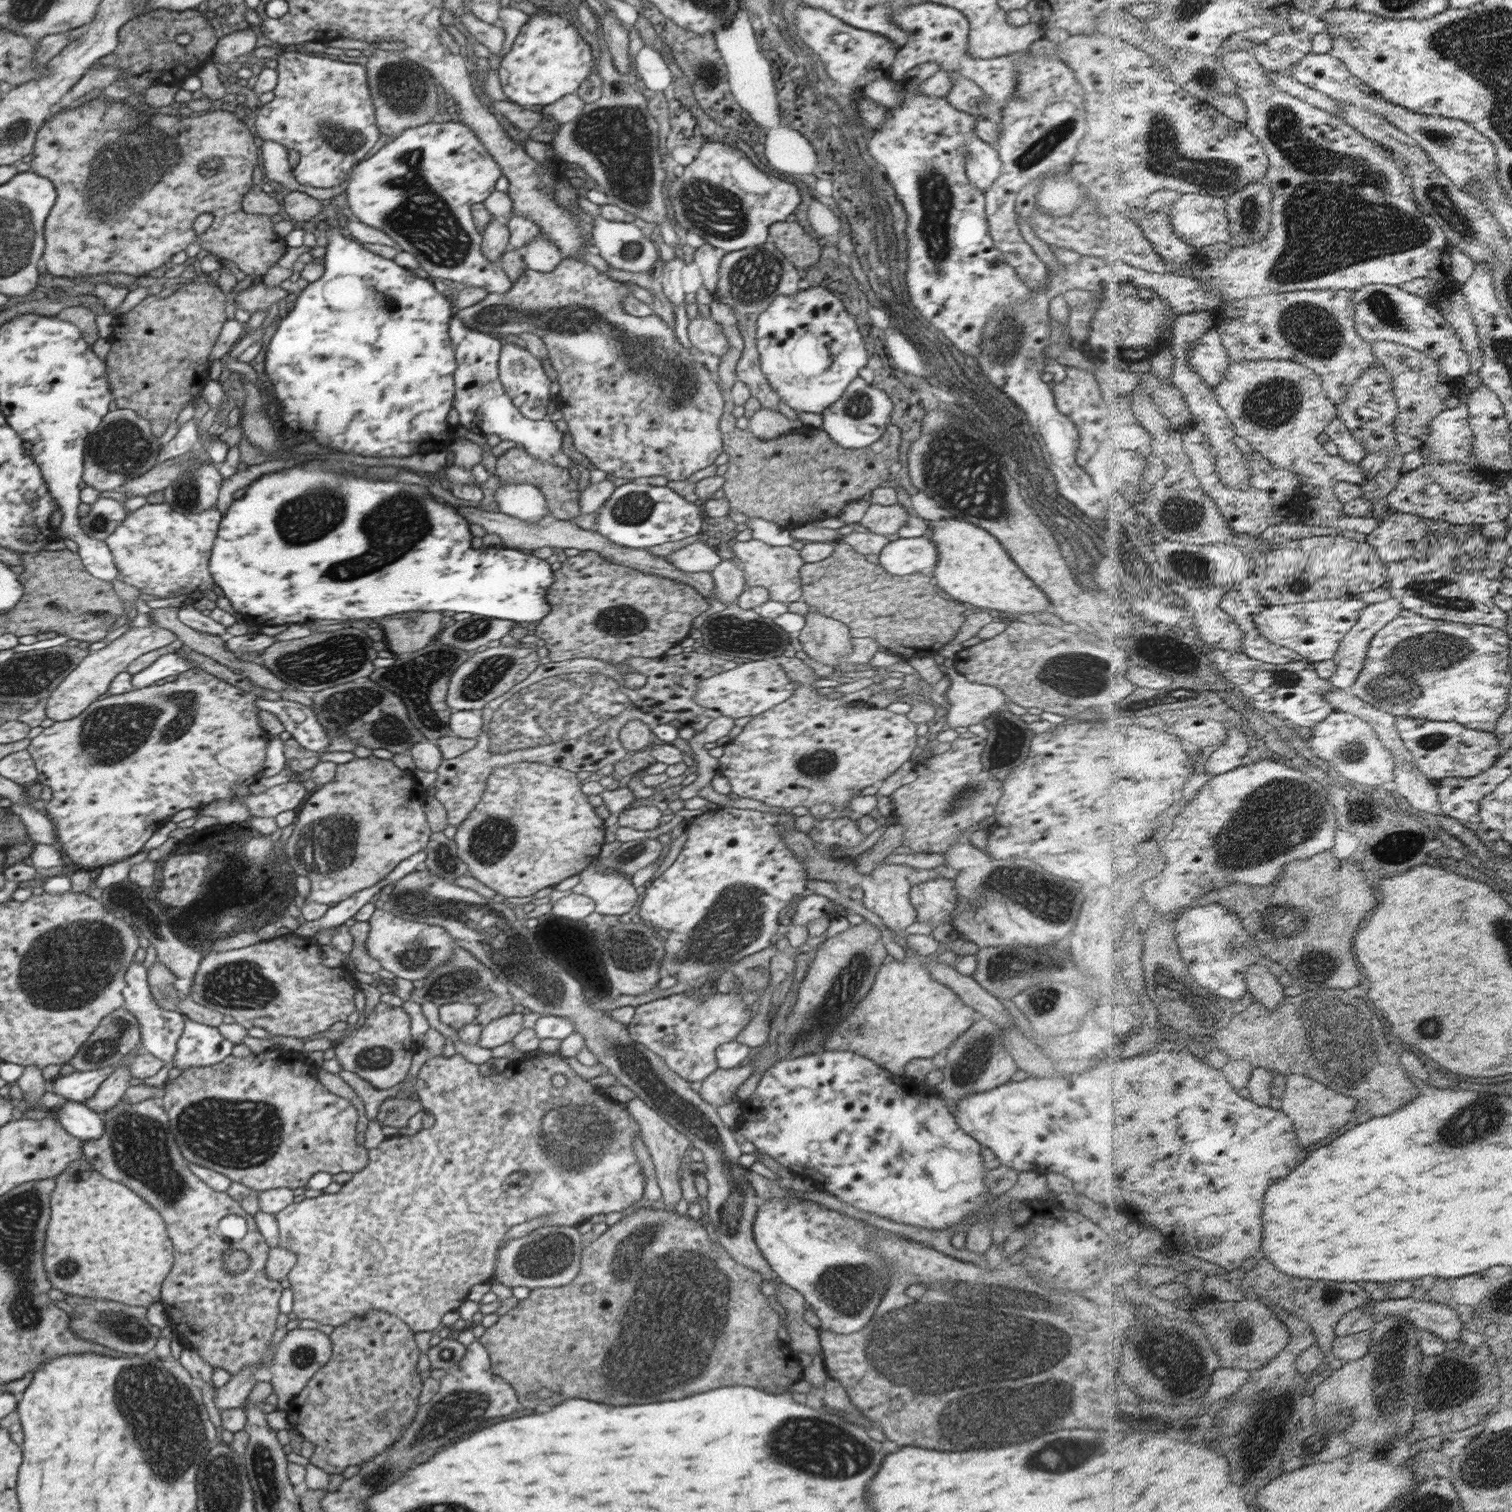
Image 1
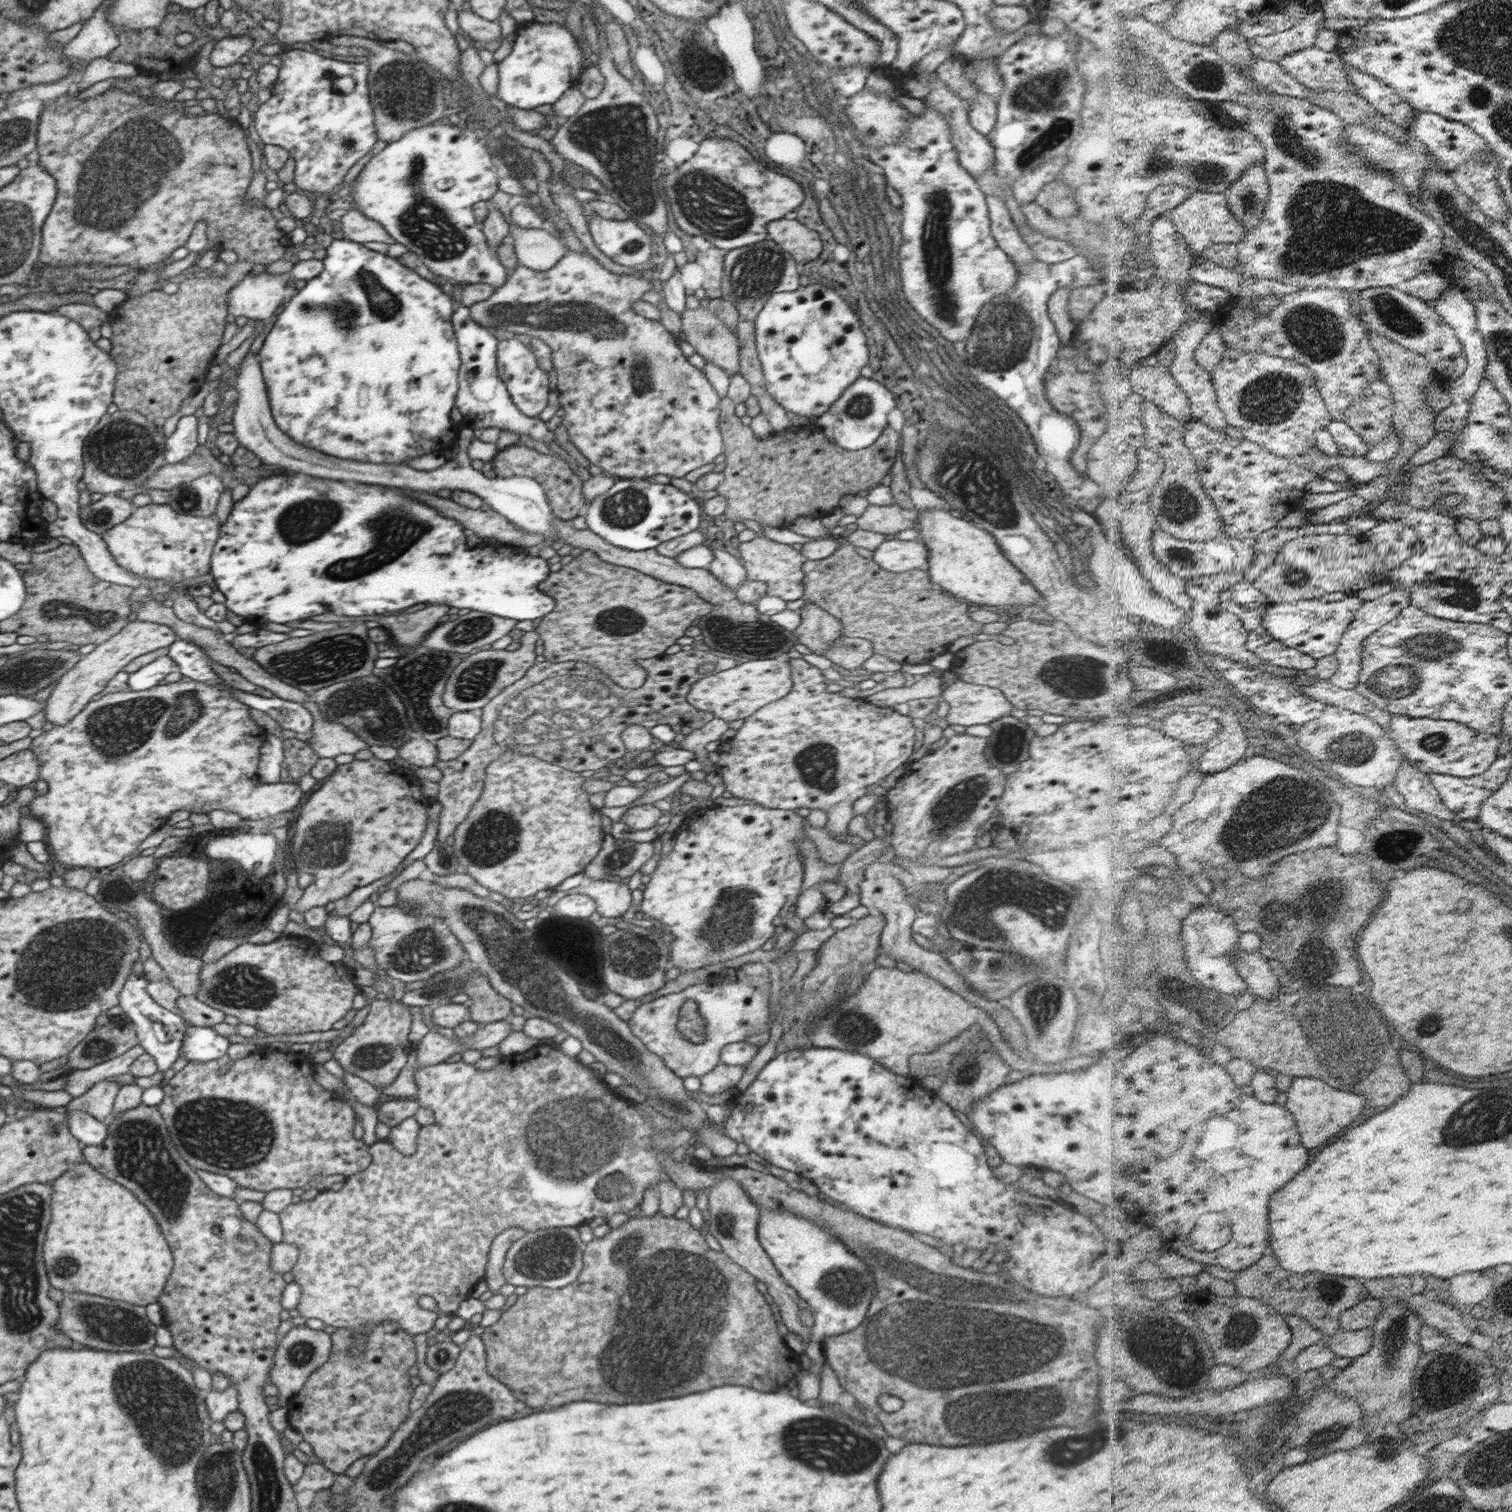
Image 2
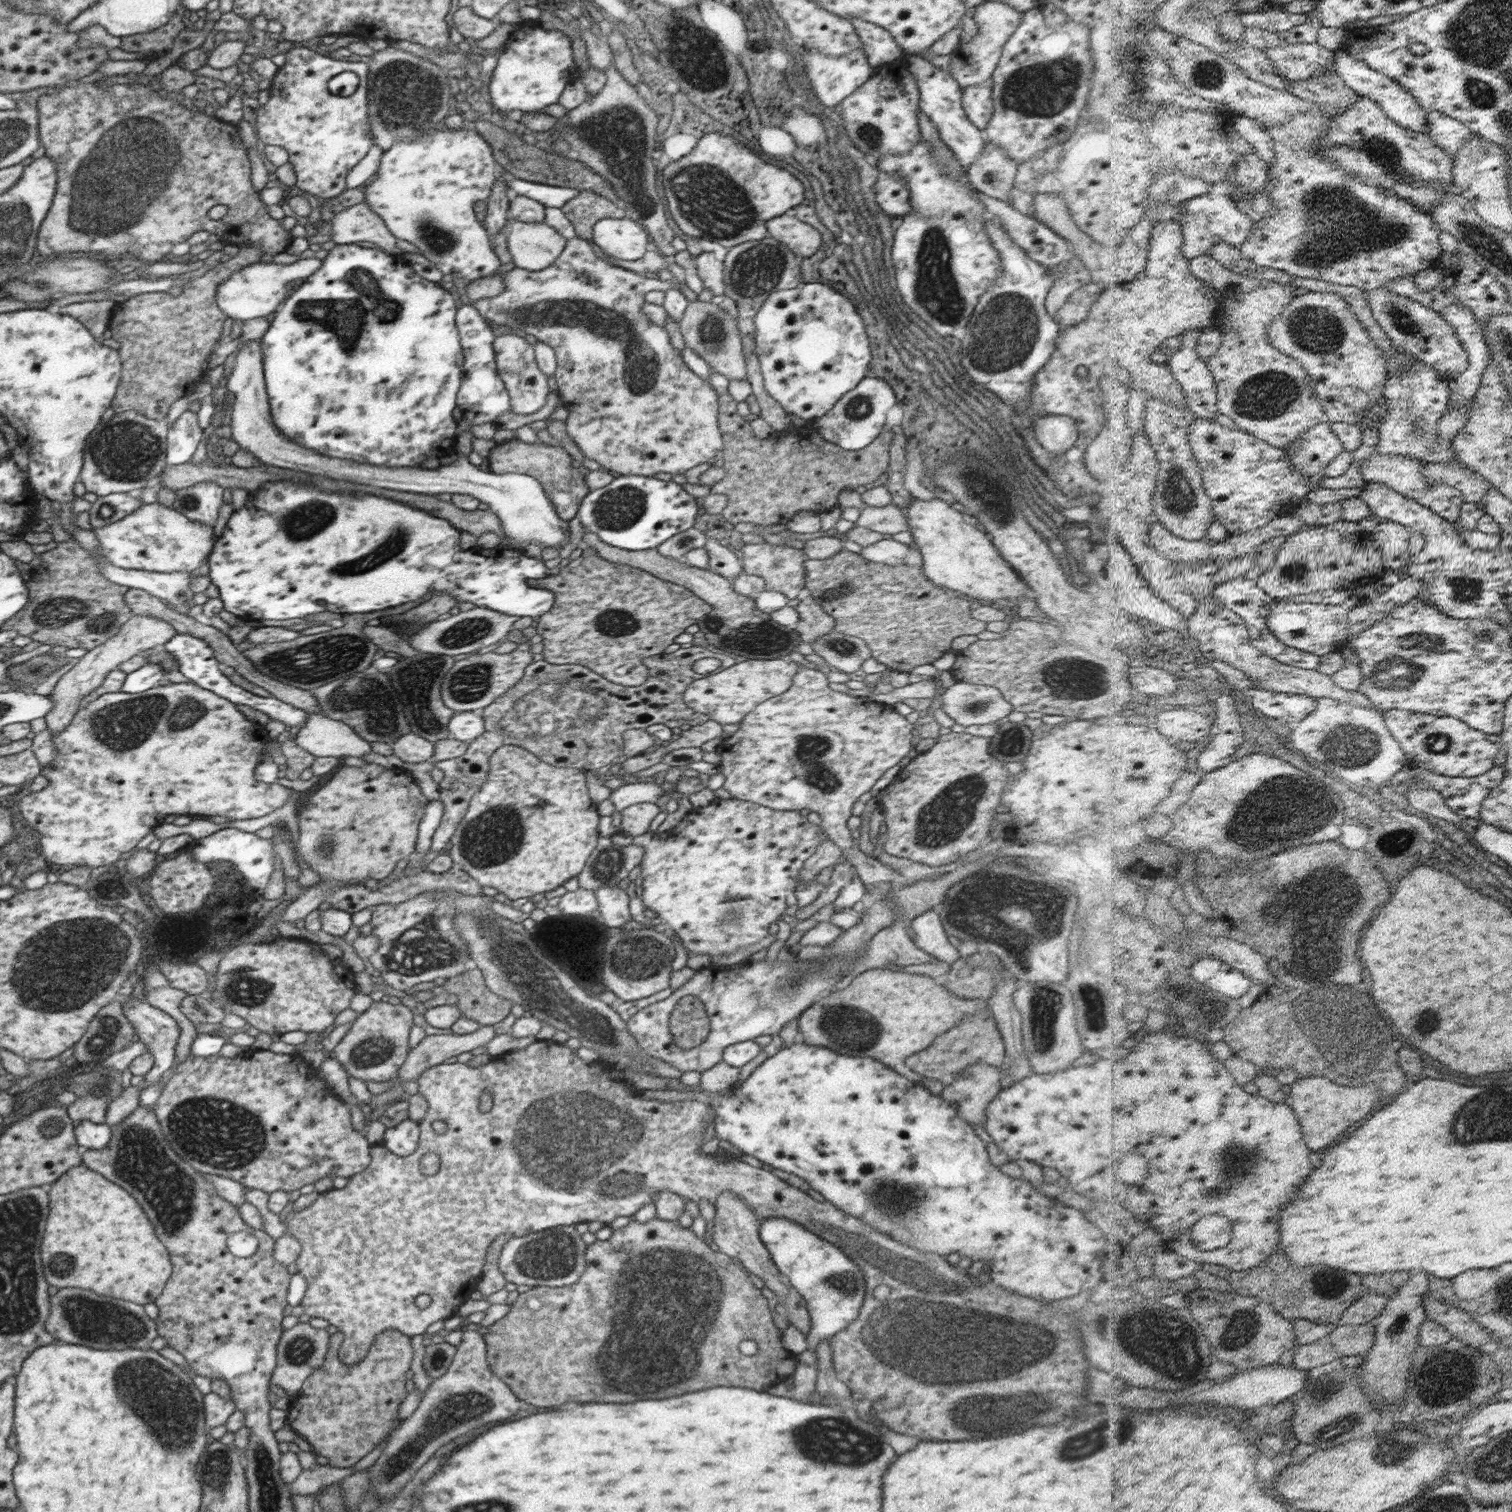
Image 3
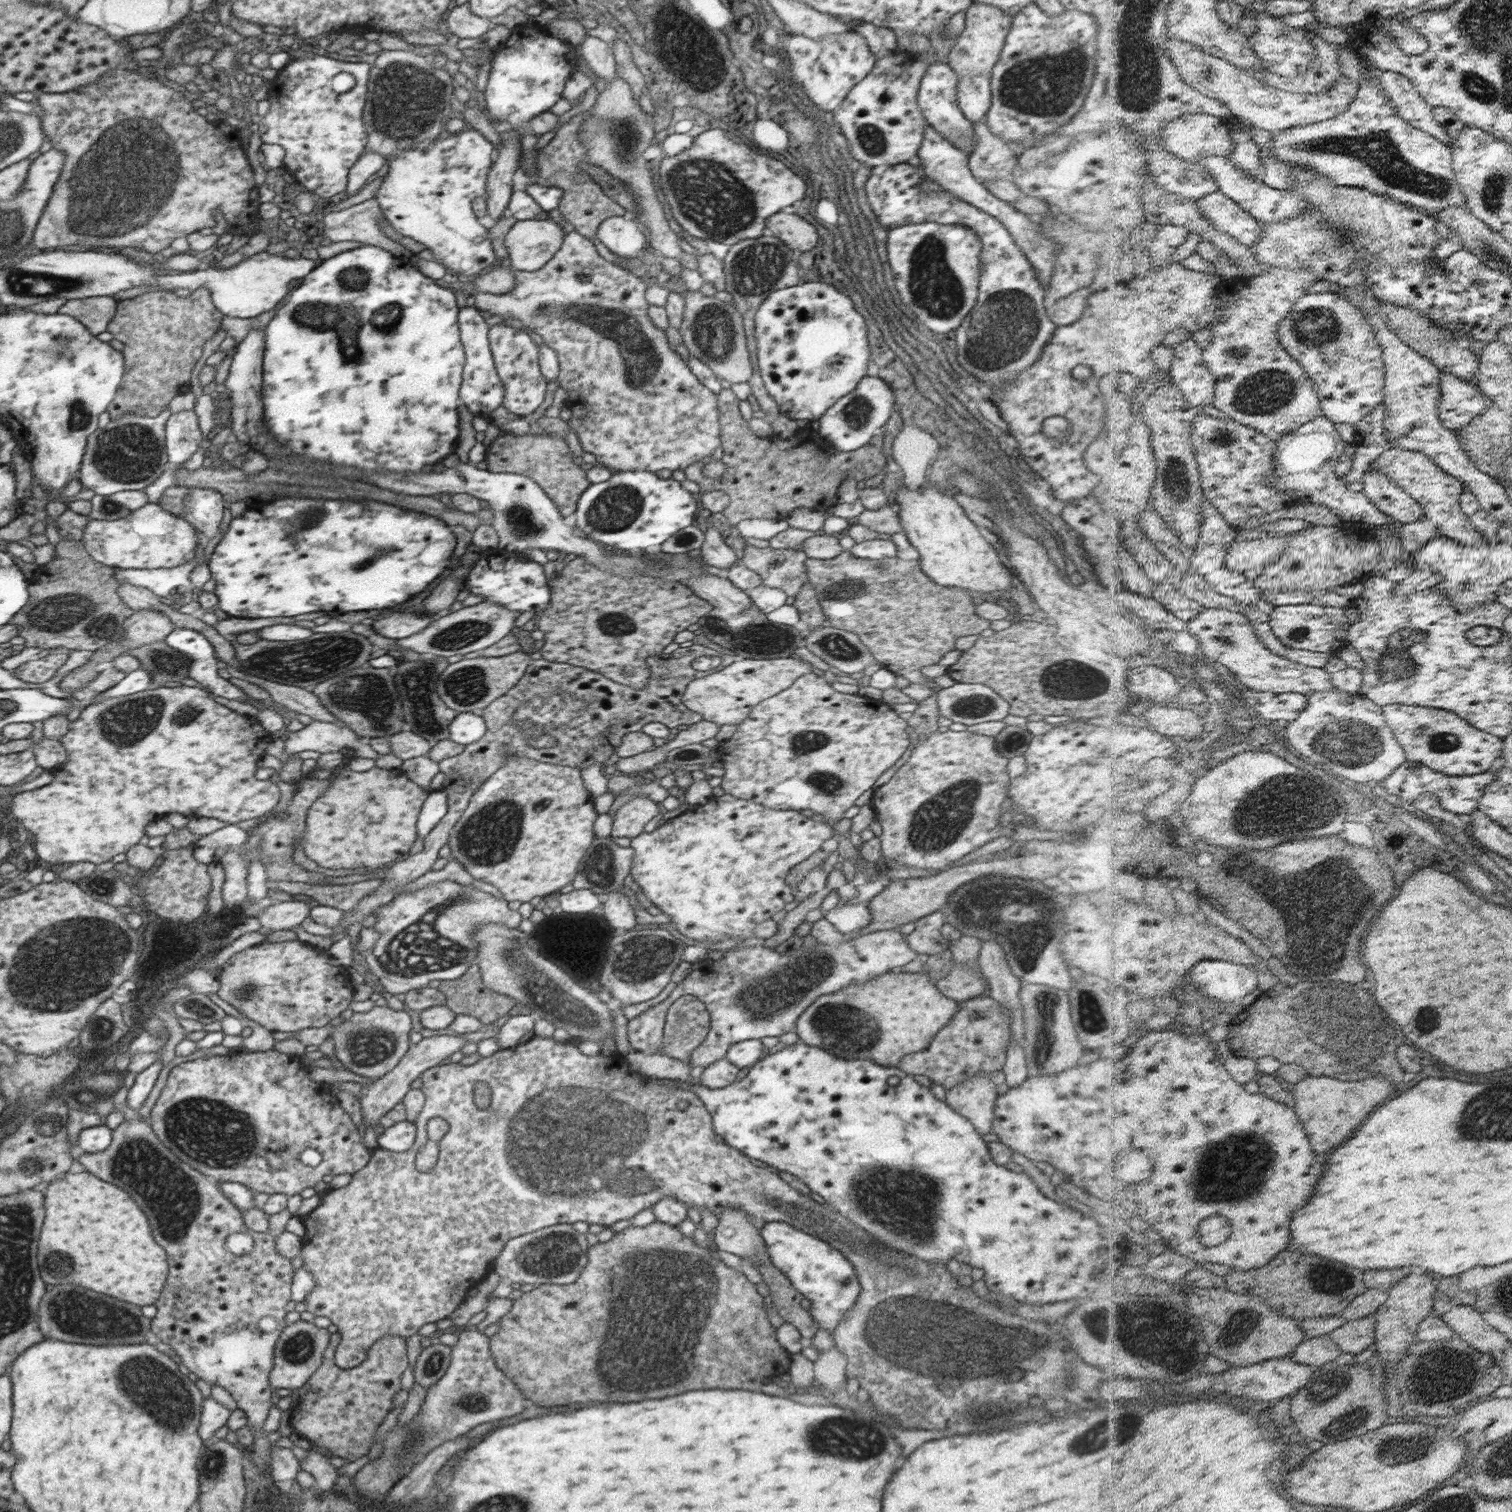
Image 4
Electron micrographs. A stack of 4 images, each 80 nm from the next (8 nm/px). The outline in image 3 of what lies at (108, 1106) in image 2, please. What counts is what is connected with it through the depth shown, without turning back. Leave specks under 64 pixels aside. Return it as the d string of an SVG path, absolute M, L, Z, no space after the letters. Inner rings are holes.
M92 1092L92 1094L88 1093L86 1096L78 1097L74 1103L65 1106L73 1126L75 1127L82 1119L104 1123L107 1107L111 1102L110 1098L108 1092L102 1092L98 1094L98 1097Z

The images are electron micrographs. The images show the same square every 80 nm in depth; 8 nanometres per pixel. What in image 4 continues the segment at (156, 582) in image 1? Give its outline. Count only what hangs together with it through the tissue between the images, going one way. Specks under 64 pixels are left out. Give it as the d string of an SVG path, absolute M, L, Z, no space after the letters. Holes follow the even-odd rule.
M150 502L119 520L89 519L81 540L94 560L118 569L182 566L196 556L196 548L198 548L196 529L184 517L176 516L167 512L158 503Z

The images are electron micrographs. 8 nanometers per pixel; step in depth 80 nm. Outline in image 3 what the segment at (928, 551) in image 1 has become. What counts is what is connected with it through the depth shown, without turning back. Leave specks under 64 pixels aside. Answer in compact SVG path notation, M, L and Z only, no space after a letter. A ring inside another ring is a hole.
M884 539L862 548L860 556L875 563L886 564L892 569L899 569L906 563L906 555L910 555L912 548L915 548L914 544L910 546L894 539Z

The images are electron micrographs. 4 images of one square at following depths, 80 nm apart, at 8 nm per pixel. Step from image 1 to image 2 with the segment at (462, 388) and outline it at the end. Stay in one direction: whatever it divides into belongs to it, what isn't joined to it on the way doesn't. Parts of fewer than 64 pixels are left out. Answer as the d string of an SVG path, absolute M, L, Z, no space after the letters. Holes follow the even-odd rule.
M456 307L451 323L461 358L461 368L458 372L459 389L455 406L462 413L464 426L472 430L480 430L480 428L508 430L516 436L530 436L546 445L555 440L554 431L546 427L546 421L538 417L530 418L523 415L513 403L510 393L498 375L498 339L488 332L488 328L478 324L474 318L470 317L468 307Z

